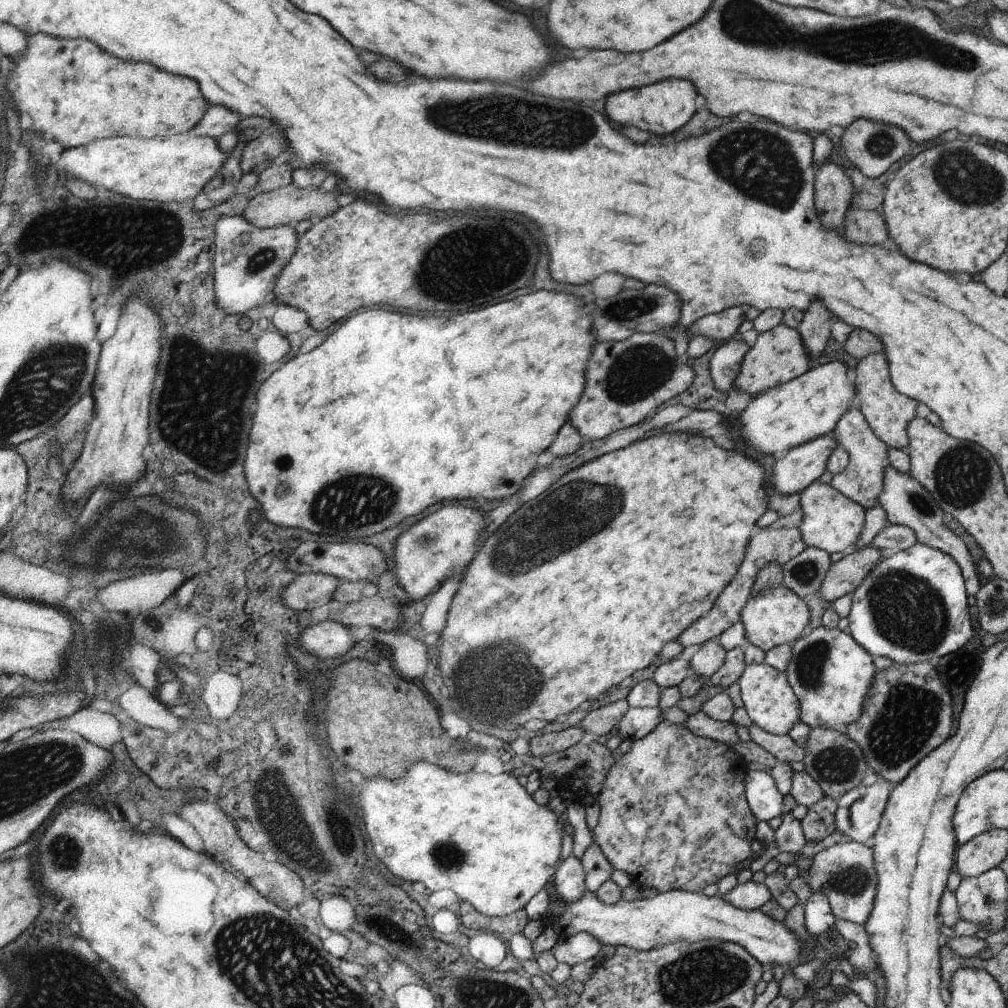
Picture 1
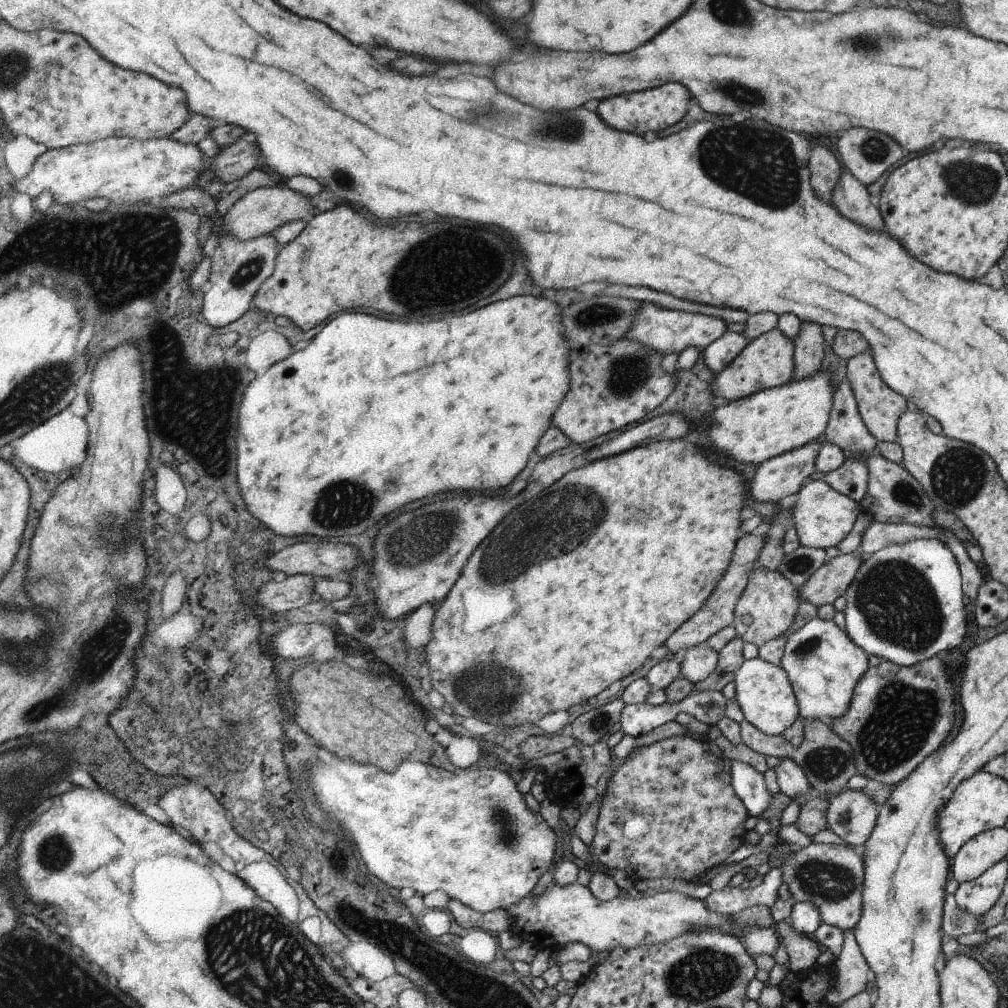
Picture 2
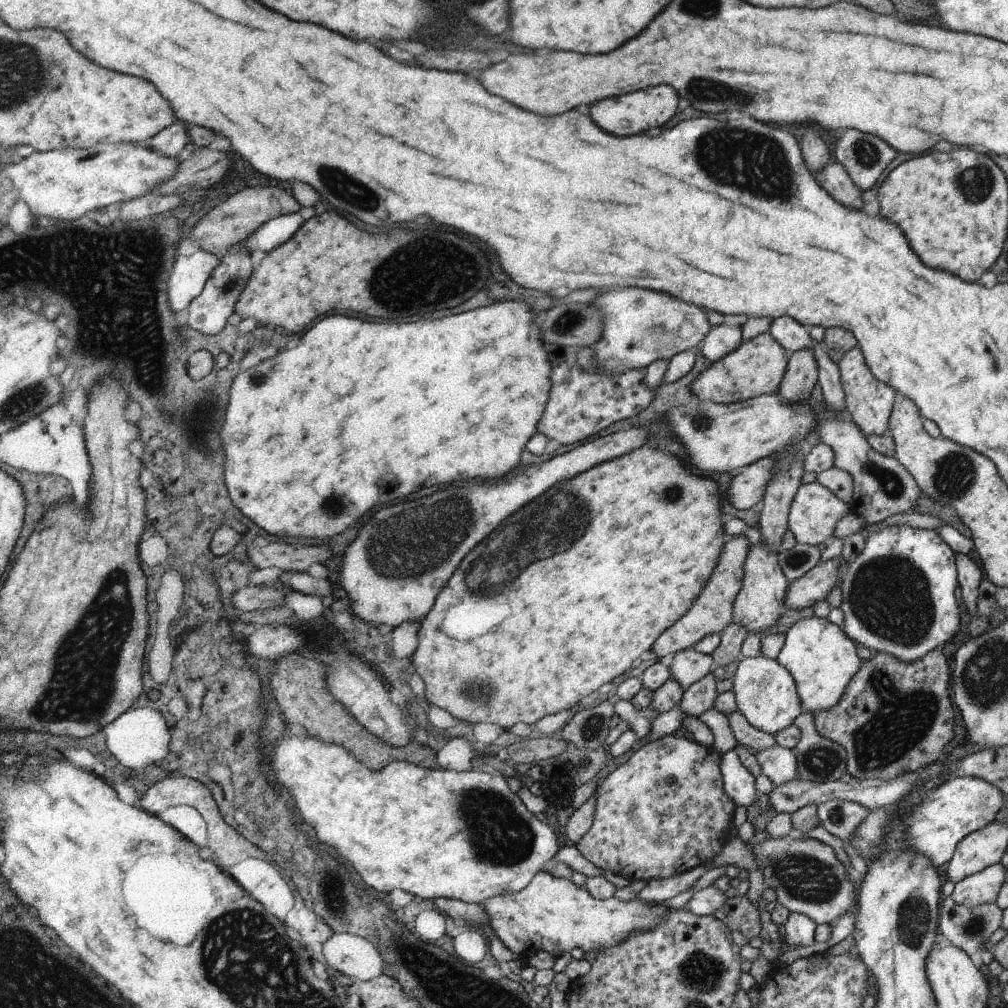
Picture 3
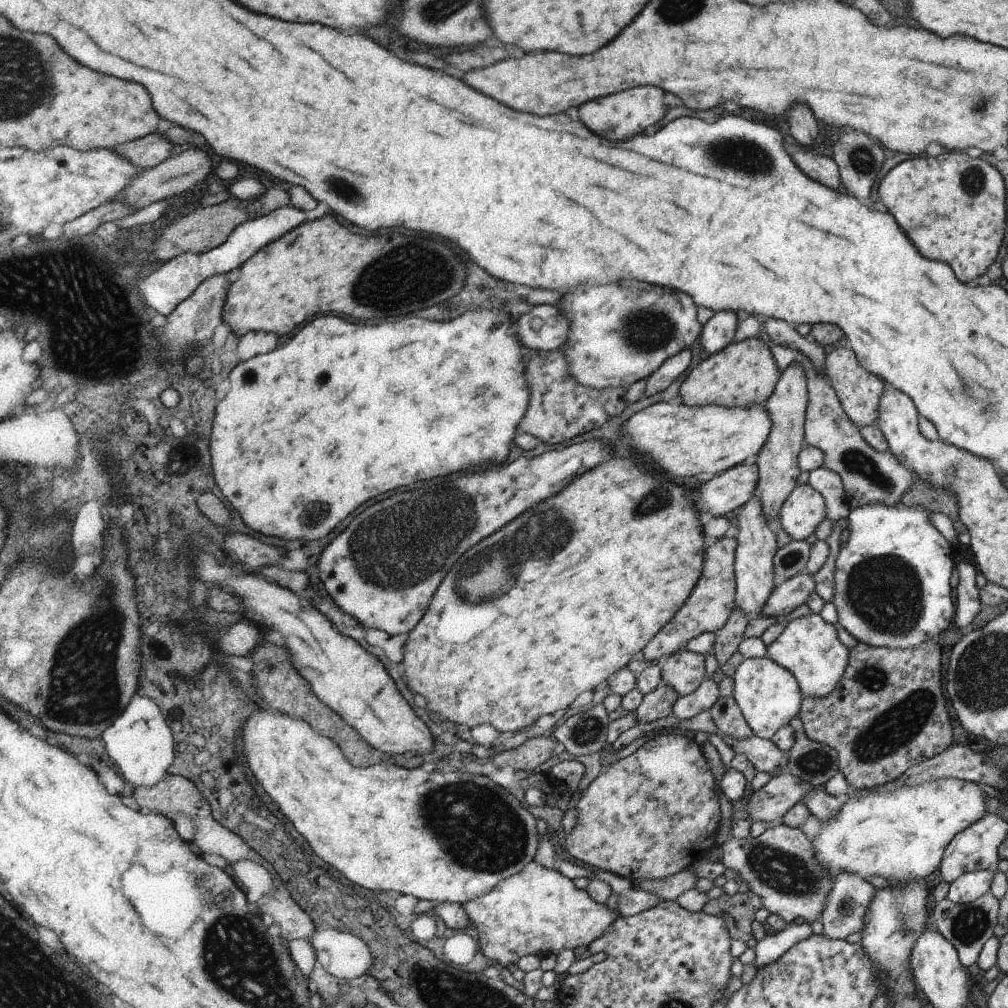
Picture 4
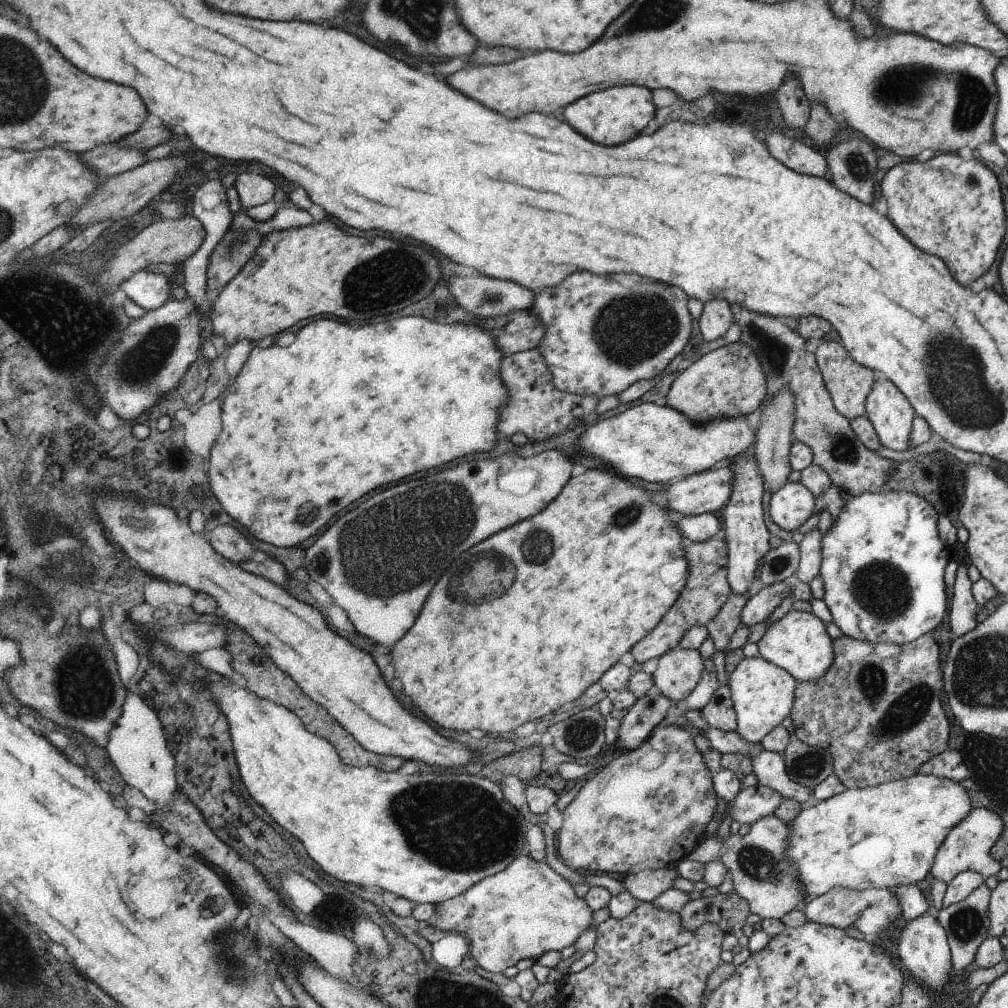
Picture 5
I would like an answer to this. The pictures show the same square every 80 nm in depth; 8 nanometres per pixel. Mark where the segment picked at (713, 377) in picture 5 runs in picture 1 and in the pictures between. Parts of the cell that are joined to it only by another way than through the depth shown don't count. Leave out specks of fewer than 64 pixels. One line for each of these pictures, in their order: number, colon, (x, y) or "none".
1: (778, 356)
2: (768, 361)
3: (757, 367)
4: (744, 374)

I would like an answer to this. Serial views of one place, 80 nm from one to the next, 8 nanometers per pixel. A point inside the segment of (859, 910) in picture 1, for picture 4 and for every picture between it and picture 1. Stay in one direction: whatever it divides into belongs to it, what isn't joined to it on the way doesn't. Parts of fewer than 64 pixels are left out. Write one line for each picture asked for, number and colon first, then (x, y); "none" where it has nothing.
2: (831, 876)
3: (808, 877)
4: (780, 865)

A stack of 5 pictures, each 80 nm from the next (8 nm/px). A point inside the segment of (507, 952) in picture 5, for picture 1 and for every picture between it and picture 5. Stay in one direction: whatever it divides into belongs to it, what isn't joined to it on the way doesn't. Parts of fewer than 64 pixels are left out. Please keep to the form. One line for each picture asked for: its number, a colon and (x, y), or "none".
1: (675, 915)
2: (571, 913)
3: (555, 915)
4: (539, 911)

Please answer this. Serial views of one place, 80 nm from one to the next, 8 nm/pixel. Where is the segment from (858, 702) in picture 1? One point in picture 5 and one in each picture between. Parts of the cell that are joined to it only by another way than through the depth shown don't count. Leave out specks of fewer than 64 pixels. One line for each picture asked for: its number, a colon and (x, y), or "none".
2: (824, 664)
3: (822, 658)
4: (809, 647)
5: (799, 643)

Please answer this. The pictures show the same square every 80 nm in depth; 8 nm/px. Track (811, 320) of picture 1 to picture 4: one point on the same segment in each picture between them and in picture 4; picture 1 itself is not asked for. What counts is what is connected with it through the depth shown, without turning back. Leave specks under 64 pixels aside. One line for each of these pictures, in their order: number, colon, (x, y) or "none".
2: (809, 345)
3: (802, 374)
4: (778, 465)

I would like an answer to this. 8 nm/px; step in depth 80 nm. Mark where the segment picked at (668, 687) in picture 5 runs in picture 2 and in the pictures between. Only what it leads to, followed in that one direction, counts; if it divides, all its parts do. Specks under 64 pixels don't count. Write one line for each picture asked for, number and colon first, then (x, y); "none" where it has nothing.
2: (700, 661)
3: (689, 666)
4: (684, 671)

